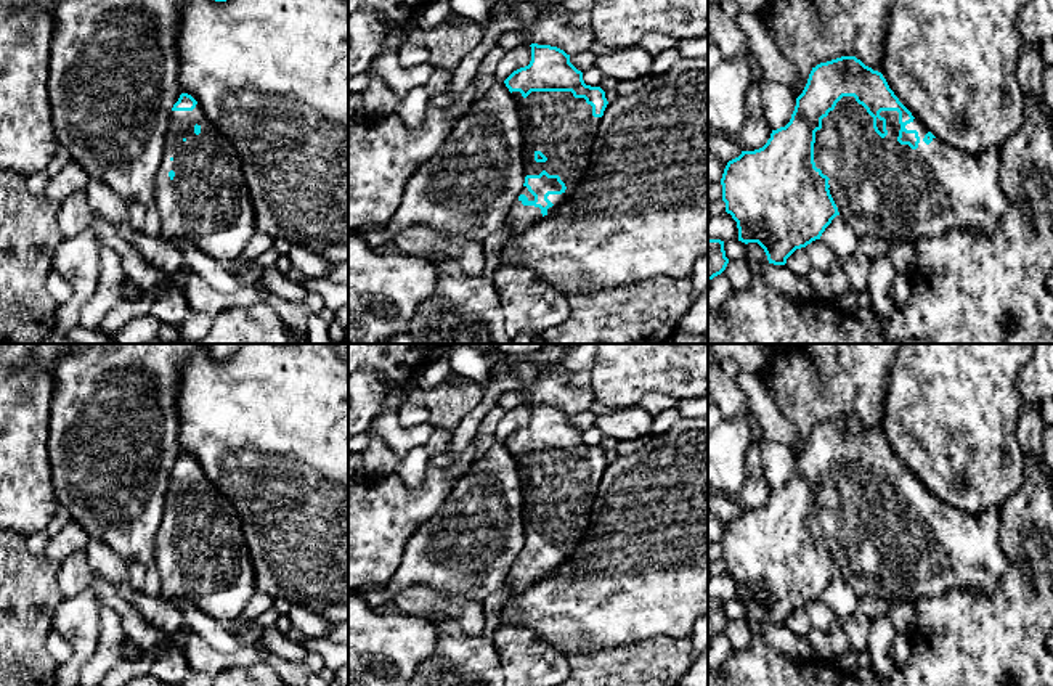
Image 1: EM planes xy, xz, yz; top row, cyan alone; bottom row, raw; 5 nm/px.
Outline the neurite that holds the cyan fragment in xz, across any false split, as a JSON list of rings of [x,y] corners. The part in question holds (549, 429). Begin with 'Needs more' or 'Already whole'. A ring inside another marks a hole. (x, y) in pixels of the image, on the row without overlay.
Needs more. [[[531,403],[531,421],[506,440],[515,459],[523,495],[525,543],[512,566],[507,586],[522,593],[547,574],[554,574],[575,553],[591,527],[591,512],[608,464],[600,447],[586,445],[570,414],[551,405]]]

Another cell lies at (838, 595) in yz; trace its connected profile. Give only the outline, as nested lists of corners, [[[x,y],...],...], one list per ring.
[[[836,575],[820,596],[835,615],[844,619],[859,607],[859,598],[841,575]]]

